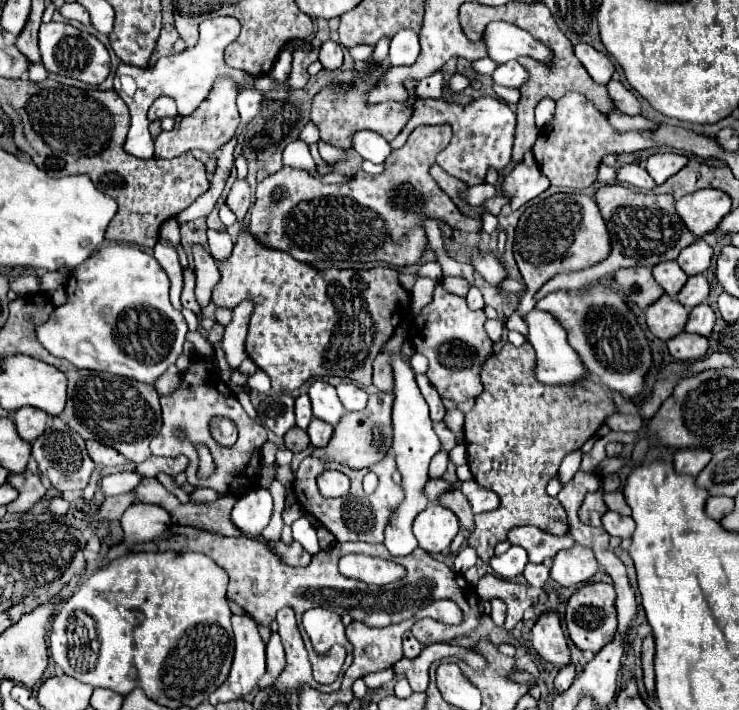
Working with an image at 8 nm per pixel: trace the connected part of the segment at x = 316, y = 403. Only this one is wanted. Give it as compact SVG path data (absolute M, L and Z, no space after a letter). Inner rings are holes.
M314 381L308 395L312 401L314 417L318 417L330 425L336 425L340 421L340 417L346 413L346 409L342 407L342 403L336 395L336 389L326 381Z

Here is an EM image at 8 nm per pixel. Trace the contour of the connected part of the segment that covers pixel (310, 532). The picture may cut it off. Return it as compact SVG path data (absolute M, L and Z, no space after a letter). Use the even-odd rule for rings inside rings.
M302 515L300 519L296 519L292 523L292 537L294 541L298 541L310 555L316 555L320 551L318 547L318 537L316 537L316 529L314 525L306 519L306 515Z

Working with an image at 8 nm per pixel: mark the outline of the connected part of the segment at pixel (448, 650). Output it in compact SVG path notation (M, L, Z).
M434 643L434 645L428 645L416 659L400 659L396 665L394 665L394 671L400 675L404 675L412 687L412 691L424 691L428 687L428 669L434 661L442 659L442 657L448 657L448 655L456 655L456 657L462 657L470 667L474 669L480 669L486 661L466 649L466 647L458 647L458 645L446 645L446 643Z

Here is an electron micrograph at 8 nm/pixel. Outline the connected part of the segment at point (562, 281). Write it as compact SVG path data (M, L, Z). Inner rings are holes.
M604 185L596 191L594 199L600 207L604 221L608 221L606 225L608 225L608 231L612 237L612 253L602 263L588 267L584 271L576 271L576 273L568 273L568 275L562 273L562 275L552 277L540 289L538 299L554 289L580 289L582 285L596 283L598 279L618 271L620 267L636 267L636 265L652 267L660 261L676 259L684 247L688 247L690 243L696 241L694 235L686 227L682 227L682 219L676 215L674 199L670 195L644 195L644 193L632 191L630 187L624 187L624 185Z

